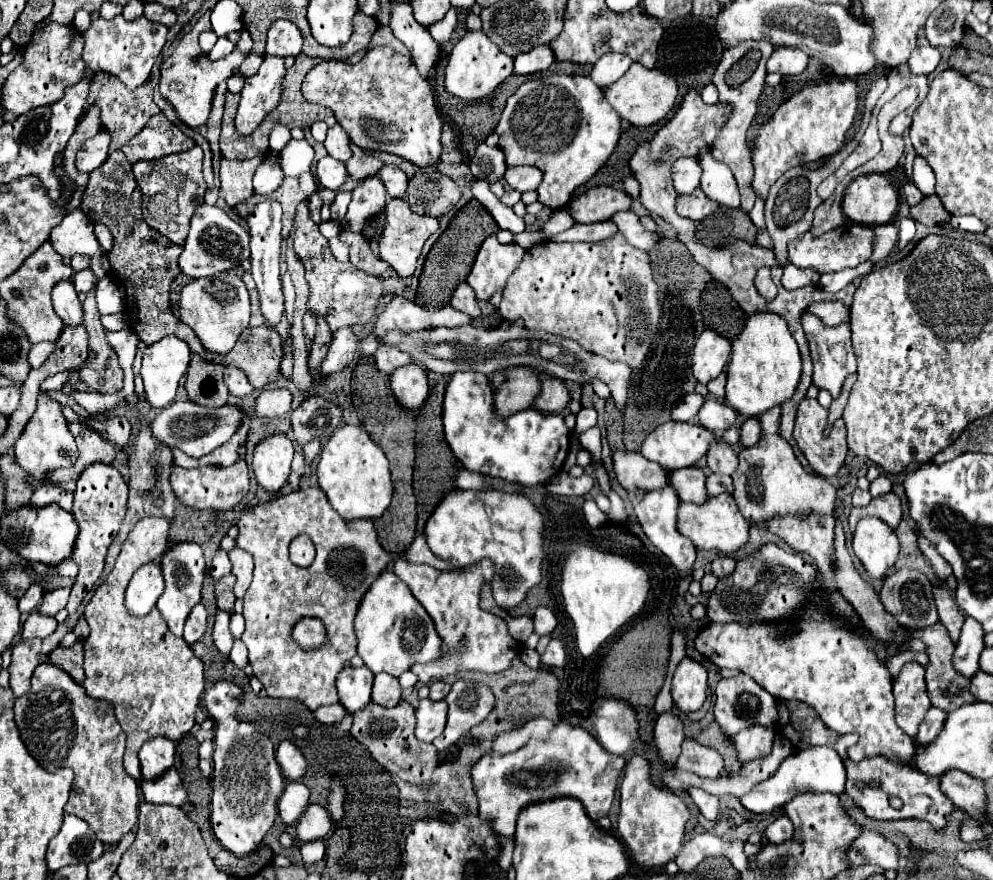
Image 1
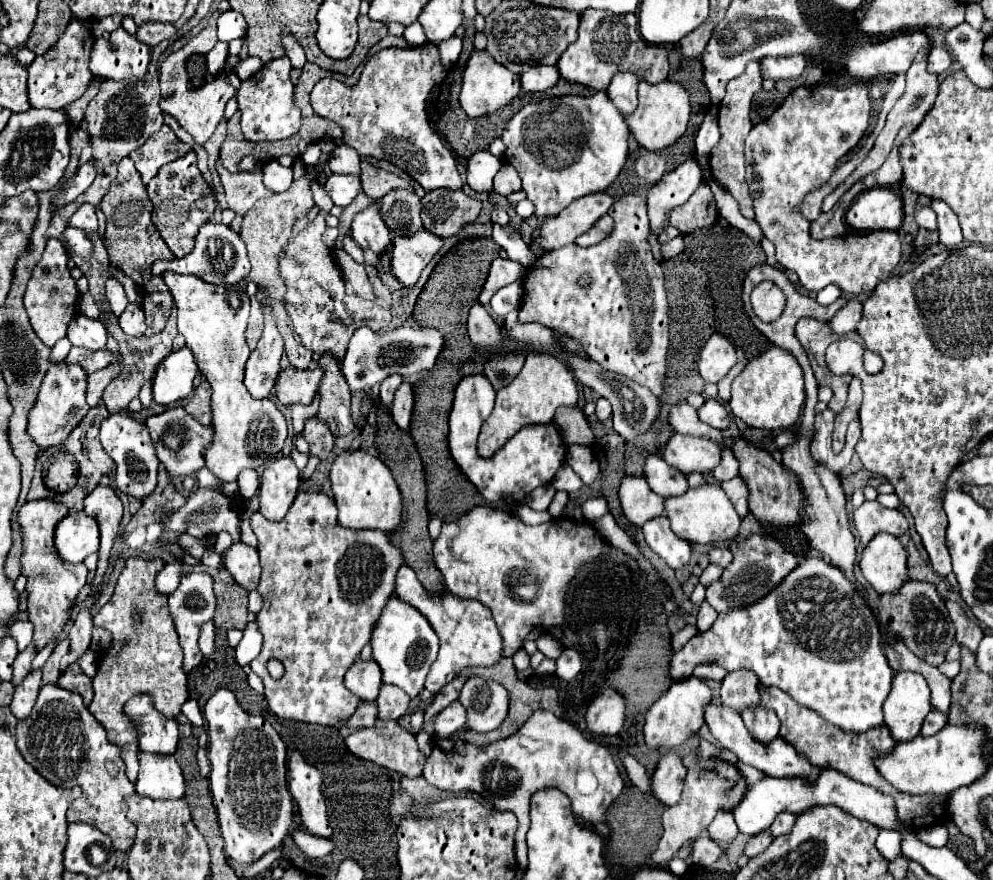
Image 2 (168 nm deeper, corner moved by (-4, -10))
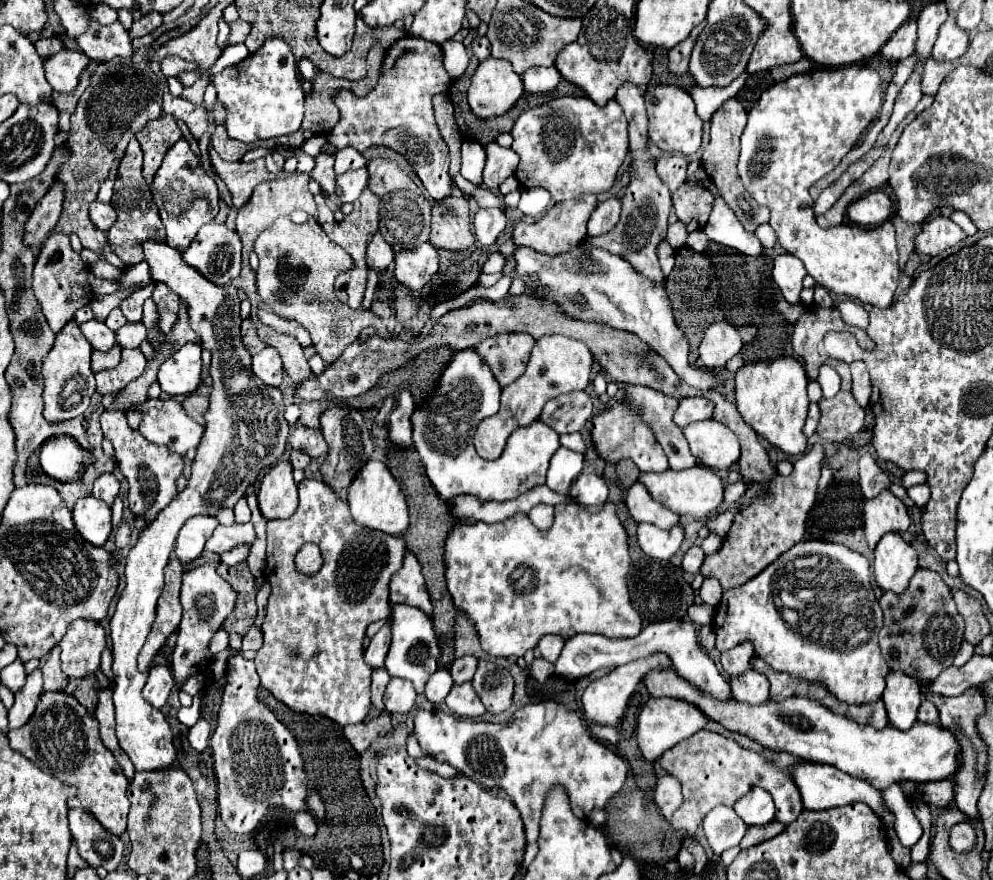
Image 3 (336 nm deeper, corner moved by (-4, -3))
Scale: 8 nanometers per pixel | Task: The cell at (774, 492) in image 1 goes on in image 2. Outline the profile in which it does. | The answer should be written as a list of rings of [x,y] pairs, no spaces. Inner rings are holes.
[[[735,476],[733,480],[725,480],[721,484],[721,488],[725,488],[725,494],[733,502],[737,514],[741,518],[747,516],[749,514],[749,508],[747,508],[747,488],[745,488],[745,482],[741,480],[741,476]]]

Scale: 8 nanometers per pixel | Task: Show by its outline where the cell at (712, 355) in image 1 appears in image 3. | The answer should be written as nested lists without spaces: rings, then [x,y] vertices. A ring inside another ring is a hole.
[[[727,321],[713,323],[705,331],[703,341],[699,345],[699,359],[703,361],[705,367],[721,369],[733,355],[739,353],[741,347],[743,341],[735,331],[735,327],[731,327]]]

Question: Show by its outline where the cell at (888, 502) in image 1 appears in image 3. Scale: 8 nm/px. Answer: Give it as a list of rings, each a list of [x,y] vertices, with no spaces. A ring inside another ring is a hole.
[[[881,491],[877,497],[865,501],[863,521],[865,521],[863,527],[865,527],[867,543],[871,549],[885,533],[889,531],[903,533],[909,529],[911,523],[905,503],[897,499],[891,491]]]

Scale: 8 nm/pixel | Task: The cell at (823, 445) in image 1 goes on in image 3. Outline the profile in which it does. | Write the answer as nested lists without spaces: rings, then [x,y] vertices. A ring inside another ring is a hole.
[[[839,391],[833,399],[821,399],[821,421],[817,435],[827,443],[841,443],[849,435],[859,433],[865,425],[865,409],[861,409],[851,393]]]

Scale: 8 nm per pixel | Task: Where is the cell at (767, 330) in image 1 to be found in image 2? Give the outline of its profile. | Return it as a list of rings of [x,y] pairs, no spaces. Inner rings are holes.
[[[771,346],[765,354],[751,360],[745,366],[745,370],[733,380],[729,406],[733,416],[741,418],[747,426],[765,430],[783,430],[797,424],[803,402],[805,402],[805,388],[801,366],[789,352]]]

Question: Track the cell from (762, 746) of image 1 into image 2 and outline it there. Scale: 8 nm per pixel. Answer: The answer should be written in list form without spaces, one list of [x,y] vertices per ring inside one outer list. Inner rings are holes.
[[[763,704],[755,708],[743,708],[741,718],[745,720],[745,726],[753,732],[753,736],[761,742],[769,742],[779,736],[779,718],[771,708]]]

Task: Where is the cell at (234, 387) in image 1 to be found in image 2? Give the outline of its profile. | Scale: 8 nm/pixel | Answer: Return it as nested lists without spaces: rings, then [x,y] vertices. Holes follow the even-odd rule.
[[[265,312],[265,332],[257,348],[251,352],[245,368],[245,386],[253,398],[265,398],[271,394],[277,374],[279,360],[283,356],[283,340],[269,312]]]

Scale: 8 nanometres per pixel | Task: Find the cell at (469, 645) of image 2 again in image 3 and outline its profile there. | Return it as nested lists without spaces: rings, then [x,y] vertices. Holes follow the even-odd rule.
[[[413,553],[405,555],[403,567],[391,577],[389,589],[391,589],[391,595],[389,595],[391,603],[411,605],[425,611],[429,617],[433,617],[433,605],[429,601],[429,595],[423,583],[421,565]]]

